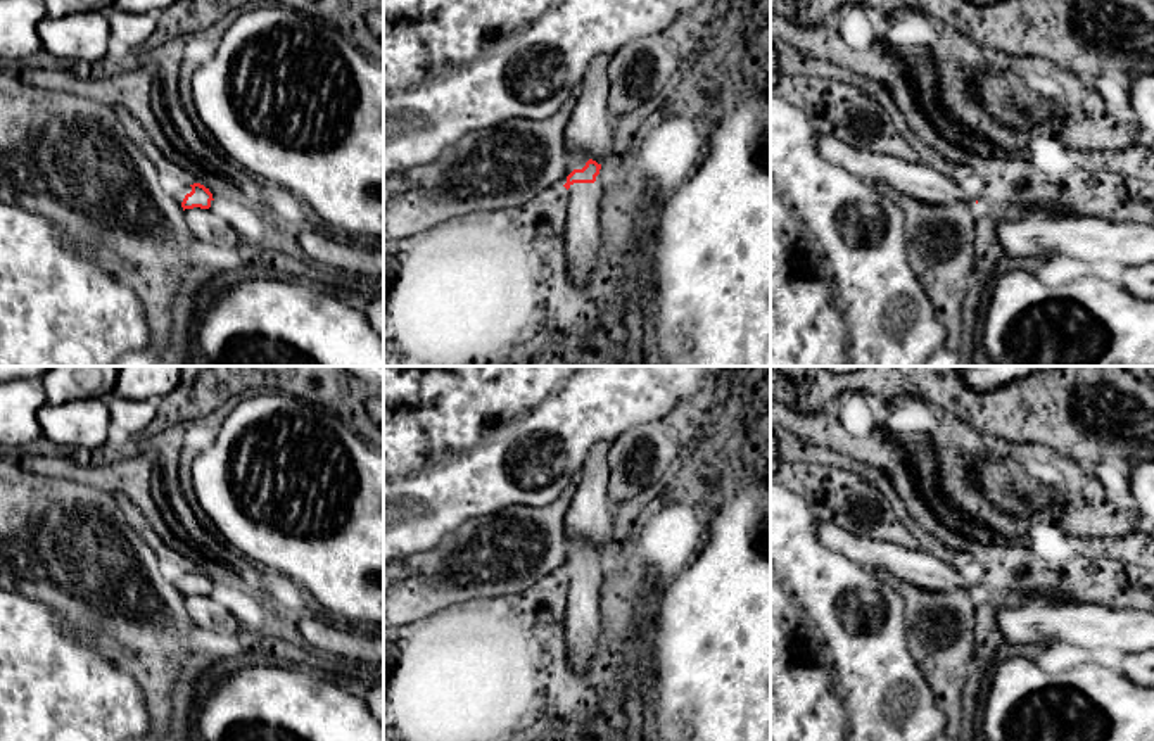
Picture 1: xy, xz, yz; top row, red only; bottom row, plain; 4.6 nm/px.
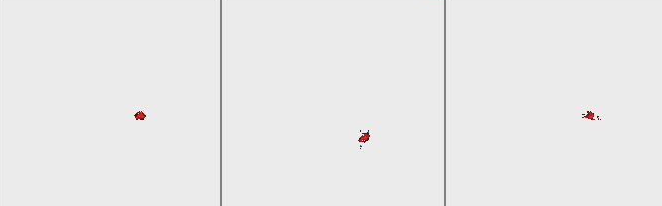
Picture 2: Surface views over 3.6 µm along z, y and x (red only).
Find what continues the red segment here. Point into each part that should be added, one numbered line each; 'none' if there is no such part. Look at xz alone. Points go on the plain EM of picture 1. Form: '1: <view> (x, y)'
1: xz (576, 546)
2: xz (584, 627)

